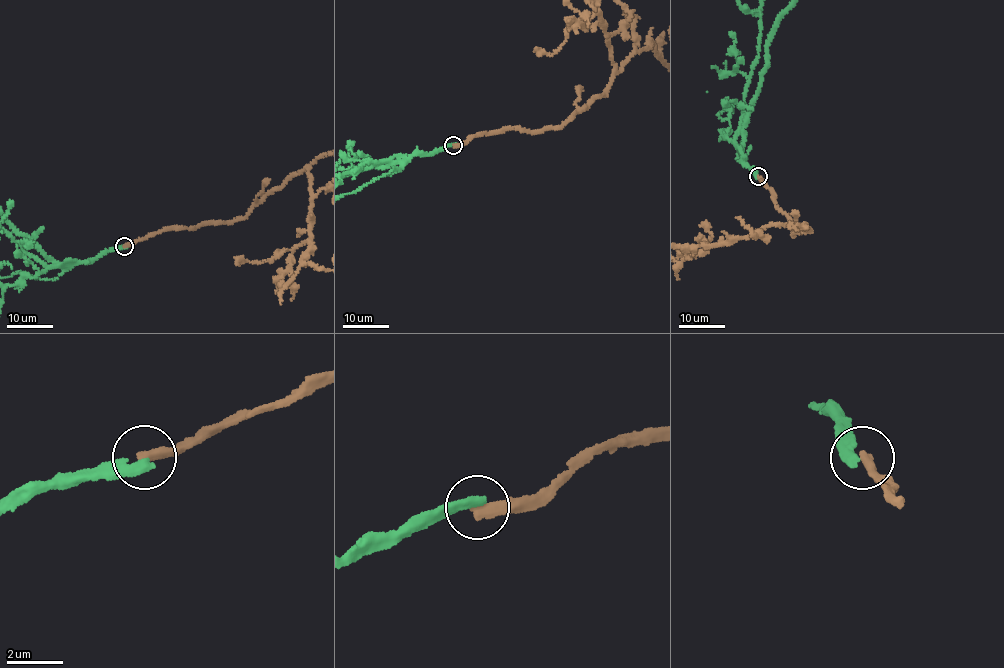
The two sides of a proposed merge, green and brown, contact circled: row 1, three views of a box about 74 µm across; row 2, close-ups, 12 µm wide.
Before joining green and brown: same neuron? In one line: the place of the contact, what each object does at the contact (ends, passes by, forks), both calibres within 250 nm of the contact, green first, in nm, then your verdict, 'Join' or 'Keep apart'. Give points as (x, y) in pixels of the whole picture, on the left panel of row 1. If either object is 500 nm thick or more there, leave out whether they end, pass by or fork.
Place: (124, 246). At the ring green ends. At the ring brown ends. Thickness 360 nm (green) against 400 nm. Keep apart

